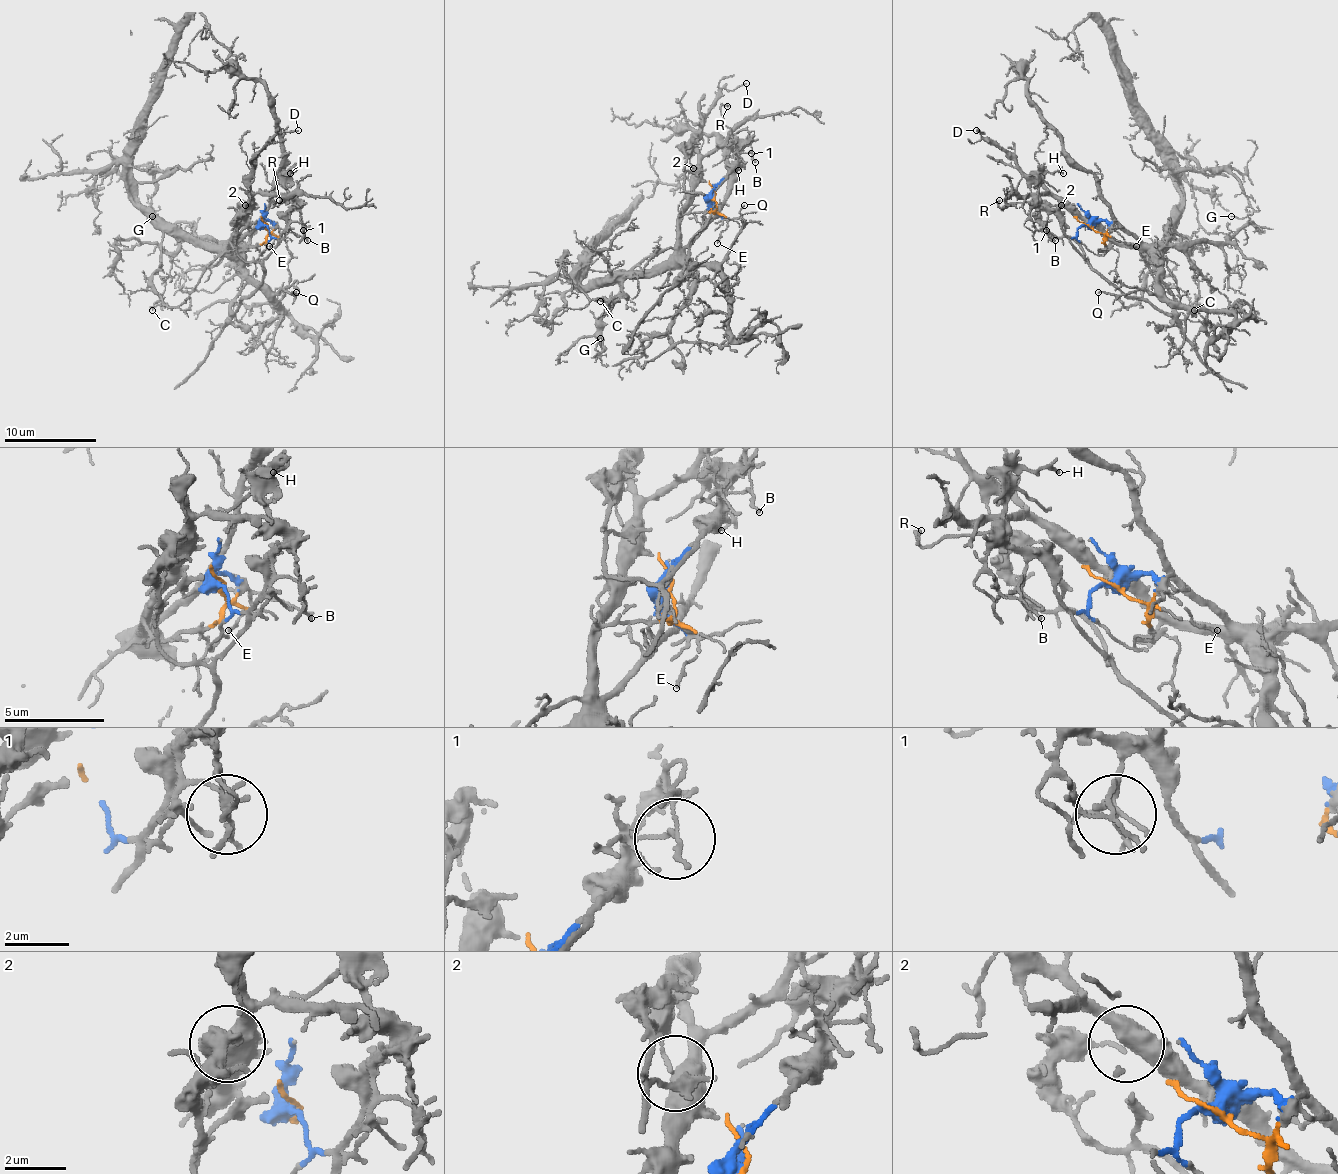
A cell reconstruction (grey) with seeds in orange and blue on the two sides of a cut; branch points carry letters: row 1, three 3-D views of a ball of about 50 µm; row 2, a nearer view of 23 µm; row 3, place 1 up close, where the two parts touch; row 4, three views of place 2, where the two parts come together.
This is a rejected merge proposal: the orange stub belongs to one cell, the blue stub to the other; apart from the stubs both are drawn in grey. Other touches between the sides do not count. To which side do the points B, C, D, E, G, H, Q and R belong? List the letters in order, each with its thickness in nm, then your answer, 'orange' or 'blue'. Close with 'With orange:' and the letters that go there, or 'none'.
B: 140 nm thick; blue
C: 140 nm thick; orange
D: 120 nm thick; orange
E: 130 nm thick; blue
G: 110 nm thick; orange
H: 130 nm thick; blue
Q: 110 nm thick; orange
R: 80 nm thick; blue
With orange: C, D, G, Q

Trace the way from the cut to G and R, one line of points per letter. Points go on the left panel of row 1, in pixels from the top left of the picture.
G: (266, 227), (266, 239), (238, 250), (171, 234), (139, 202), (139, 183), (171, 169), (153, 171), (153, 215)
R: (266, 227), (278, 236), (285, 227), (285, 220), (294, 204), (278, 202), (273, 206), (280, 199)

